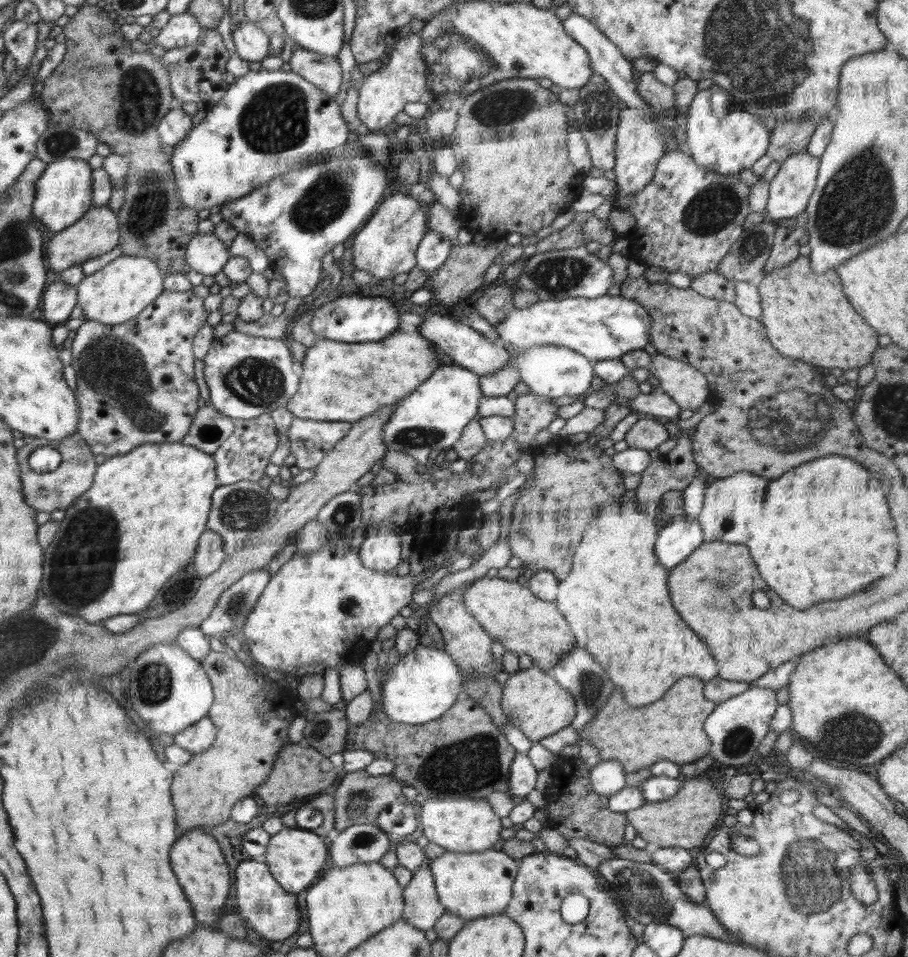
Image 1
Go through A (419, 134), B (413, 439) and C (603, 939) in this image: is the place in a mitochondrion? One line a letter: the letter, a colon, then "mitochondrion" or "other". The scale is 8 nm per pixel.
A: other
B: mitochondrion
C: other

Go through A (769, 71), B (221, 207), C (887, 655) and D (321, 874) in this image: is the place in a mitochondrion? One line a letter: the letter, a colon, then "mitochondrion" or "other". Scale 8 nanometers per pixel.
A: mitochondrion
B: other
C: other
D: other

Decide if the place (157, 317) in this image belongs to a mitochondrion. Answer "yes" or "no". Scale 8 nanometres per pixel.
no

